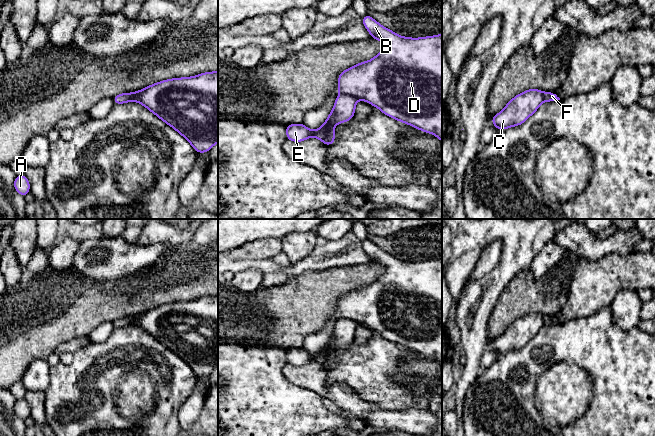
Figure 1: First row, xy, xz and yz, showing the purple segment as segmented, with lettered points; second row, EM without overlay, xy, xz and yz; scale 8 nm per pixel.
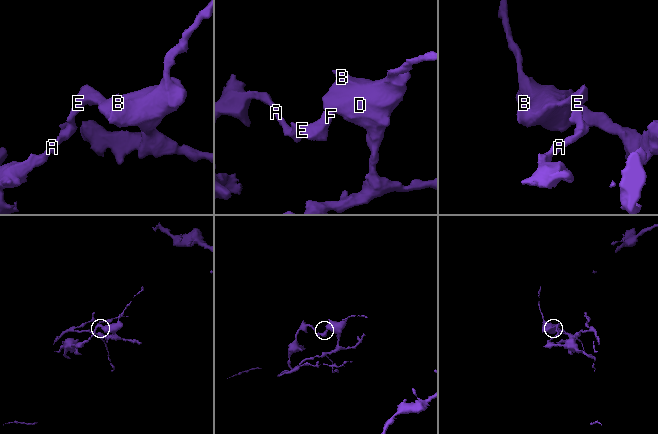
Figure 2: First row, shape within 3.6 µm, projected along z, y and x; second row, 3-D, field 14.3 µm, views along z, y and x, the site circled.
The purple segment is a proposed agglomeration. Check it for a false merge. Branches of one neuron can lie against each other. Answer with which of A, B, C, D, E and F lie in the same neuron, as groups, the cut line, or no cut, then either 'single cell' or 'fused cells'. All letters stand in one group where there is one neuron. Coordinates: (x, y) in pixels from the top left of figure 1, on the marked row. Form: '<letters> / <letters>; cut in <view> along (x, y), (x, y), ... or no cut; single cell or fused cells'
A E F / B C D; cut in xz along (341, 93), (347, 96), (354, 96), (357, 99); fused cells

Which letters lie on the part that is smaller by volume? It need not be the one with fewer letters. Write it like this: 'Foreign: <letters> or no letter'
Foreign: A, E, F

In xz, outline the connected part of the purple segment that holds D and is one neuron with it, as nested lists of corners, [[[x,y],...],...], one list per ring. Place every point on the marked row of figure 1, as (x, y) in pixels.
[[[368,14],[362,17],[362,23],[371,34],[371,38],[382,41],[385,46],[373,59],[366,62],[360,62],[359,64],[342,71],[338,77],[338,91],[346,96],[353,96],[357,99],[368,102],[391,118],[411,125],[418,130],[434,134],[442,142],[442,34],[421,38],[402,37],[394,33],[392,30],[383,27]]]

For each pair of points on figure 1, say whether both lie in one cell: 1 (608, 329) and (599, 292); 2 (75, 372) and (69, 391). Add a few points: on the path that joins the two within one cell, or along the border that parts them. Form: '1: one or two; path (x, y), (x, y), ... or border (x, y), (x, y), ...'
1: two; border (609, 305), (581, 317)
2: one; path (75, 377), (72, 386)

